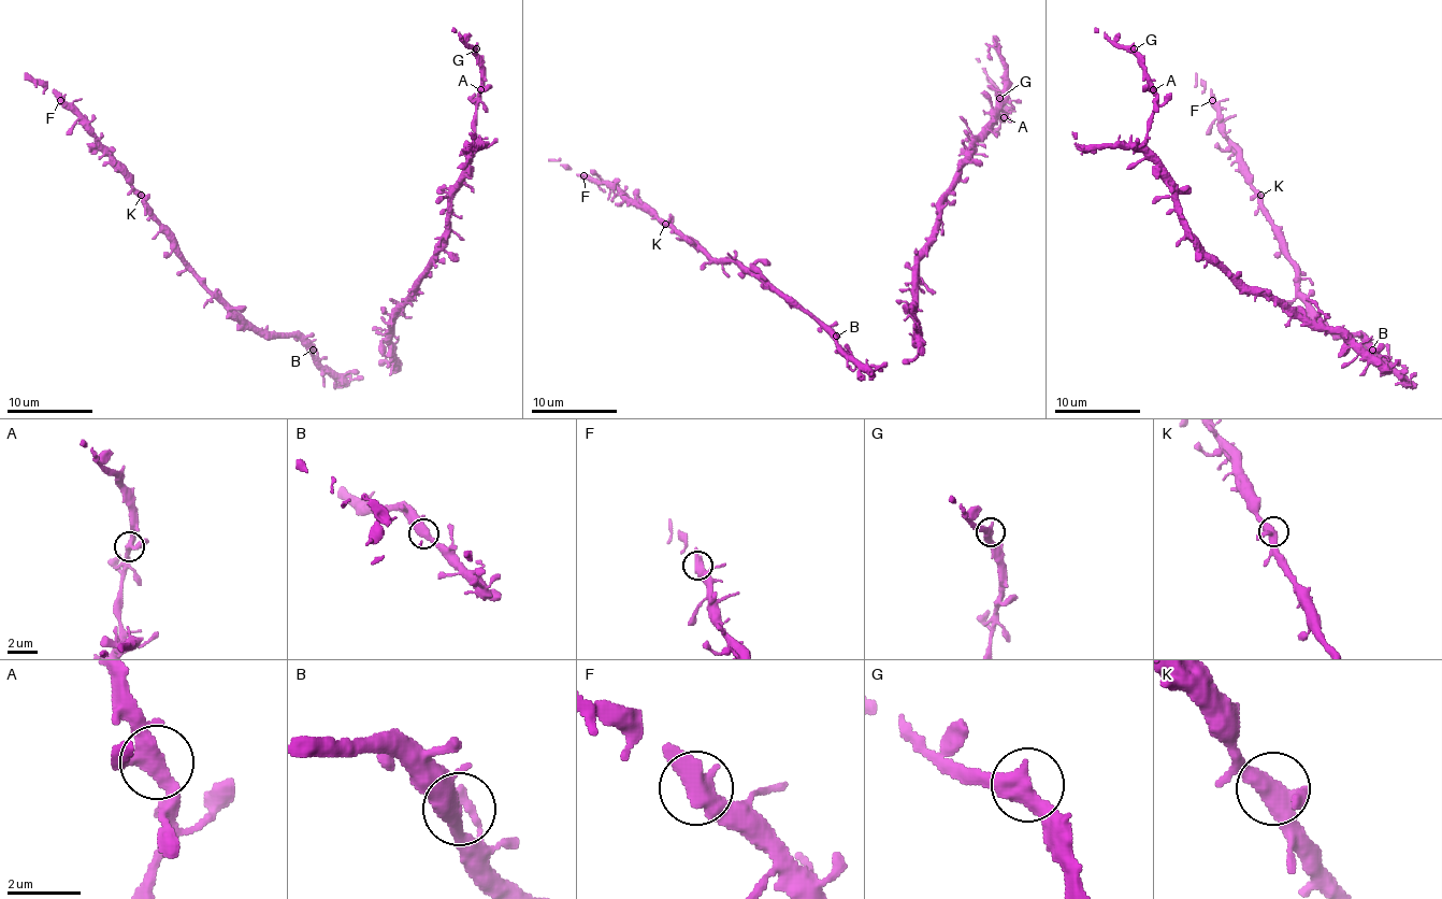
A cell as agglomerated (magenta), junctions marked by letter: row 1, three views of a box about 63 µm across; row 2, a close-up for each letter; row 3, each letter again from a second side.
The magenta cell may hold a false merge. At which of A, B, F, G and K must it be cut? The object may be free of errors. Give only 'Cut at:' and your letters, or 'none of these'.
Cut at: none of these

